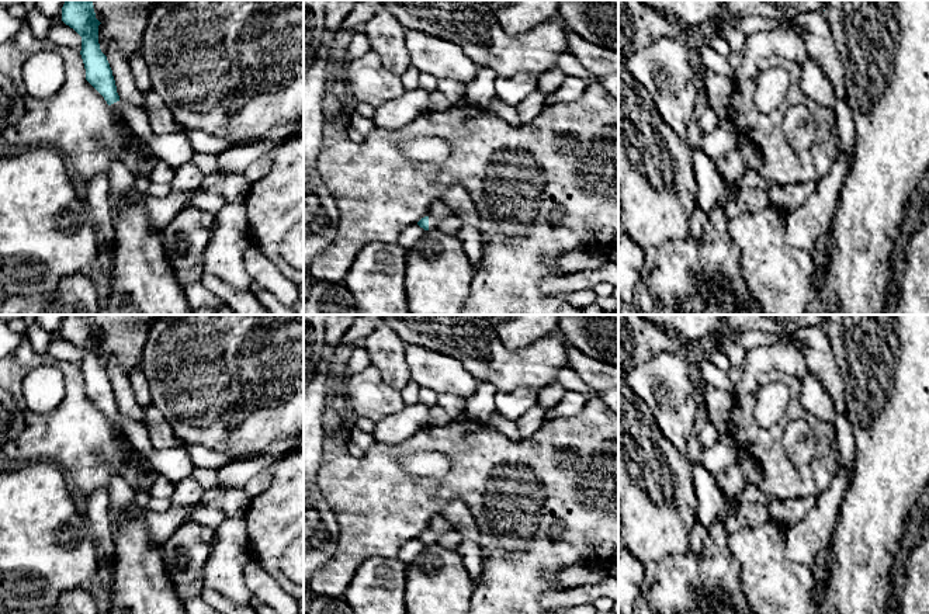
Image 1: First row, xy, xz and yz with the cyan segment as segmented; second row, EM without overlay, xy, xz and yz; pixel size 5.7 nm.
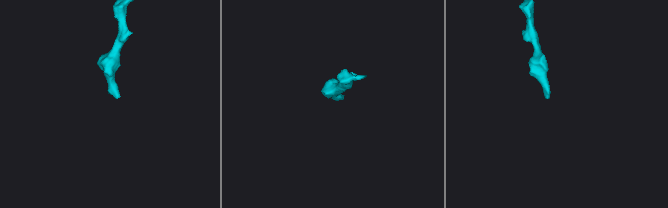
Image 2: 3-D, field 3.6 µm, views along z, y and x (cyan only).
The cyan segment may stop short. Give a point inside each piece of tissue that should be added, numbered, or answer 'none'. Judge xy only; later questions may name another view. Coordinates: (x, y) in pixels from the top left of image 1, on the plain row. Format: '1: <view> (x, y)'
1: xy (117, 423)

